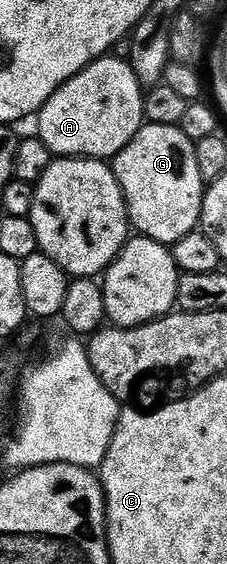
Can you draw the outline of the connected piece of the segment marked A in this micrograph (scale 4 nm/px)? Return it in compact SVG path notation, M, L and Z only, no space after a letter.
M108 54L101 60L95 60L90 66L83 69L82 72L77 73L72 80L65 82L60 88L51 95L45 102L45 106L40 108L37 113L37 121L39 120L39 132L37 132L38 139L45 142L45 146L49 146L49 150L56 157L59 158L86 158L89 160L102 160L104 162L110 161L121 150L125 150L125 146L129 146L129 142L133 142L133 138L139 133L139 129L145 123L143 114L143 102L145 99L144 85L139 83L137 74L131 68L130 63L126 59L118 60L115 54Z

